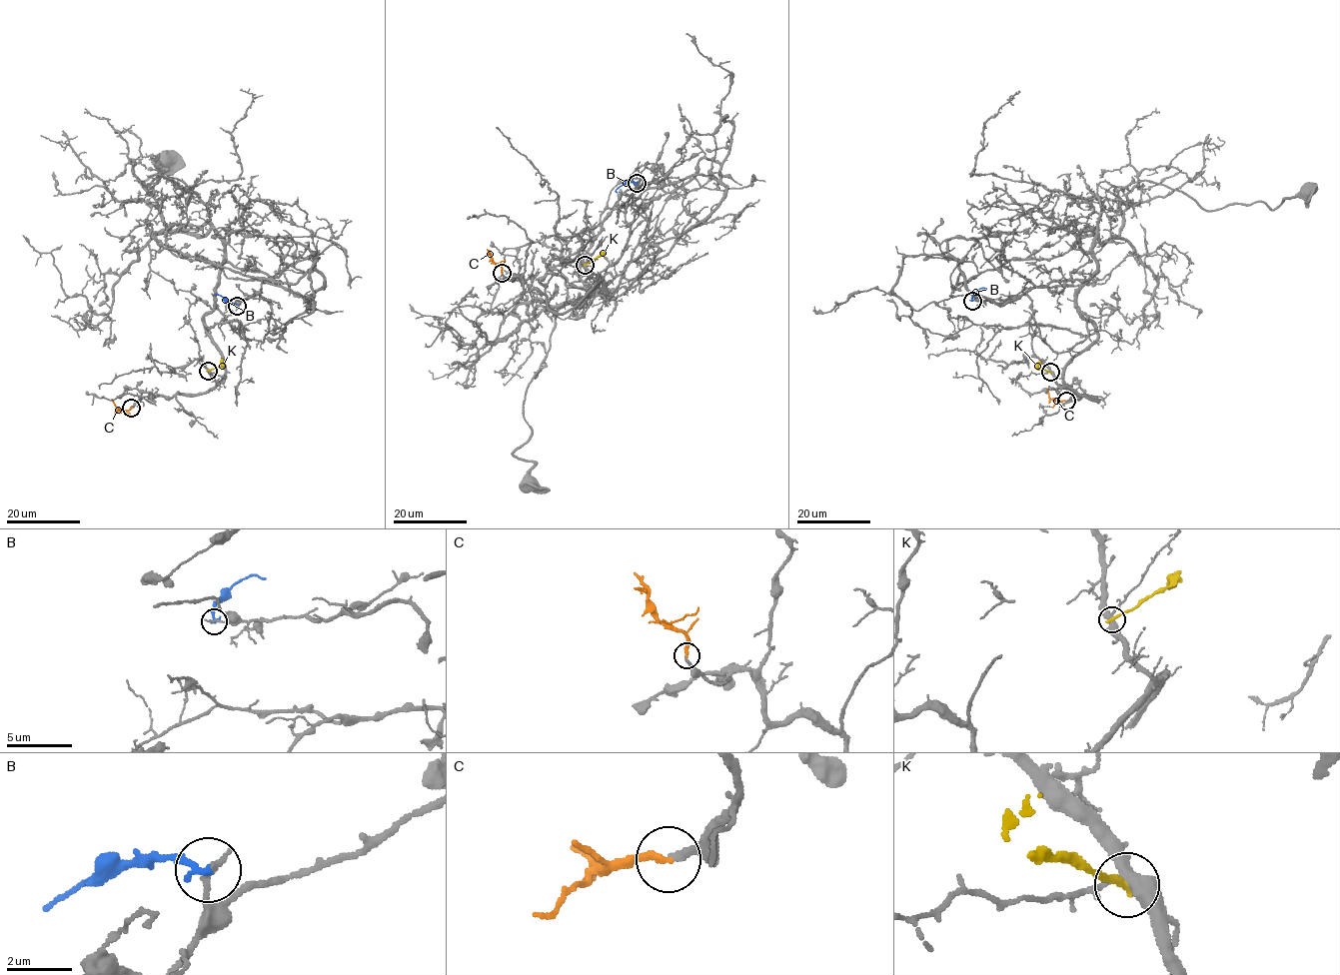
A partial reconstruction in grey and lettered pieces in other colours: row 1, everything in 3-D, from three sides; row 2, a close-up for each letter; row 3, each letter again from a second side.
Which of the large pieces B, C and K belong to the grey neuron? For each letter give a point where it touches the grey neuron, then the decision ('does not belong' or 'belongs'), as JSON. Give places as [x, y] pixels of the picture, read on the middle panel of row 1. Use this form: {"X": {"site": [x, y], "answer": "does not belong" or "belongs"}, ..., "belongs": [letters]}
{"B": {"site": [637, 183], "answer": "does not belong"}, "C": {"site": [502, 273], "answer": "does not belong"}, "K": {"site": [585, 265], "answer": "does not belong"}, "belongs": []}

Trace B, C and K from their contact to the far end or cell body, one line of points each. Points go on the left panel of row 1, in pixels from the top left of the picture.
B: (237, 306), (218, 294)
C: (131, 408), (118, 409), (111, 401)
K: (208, 370), (222, 366), (221, 359)

